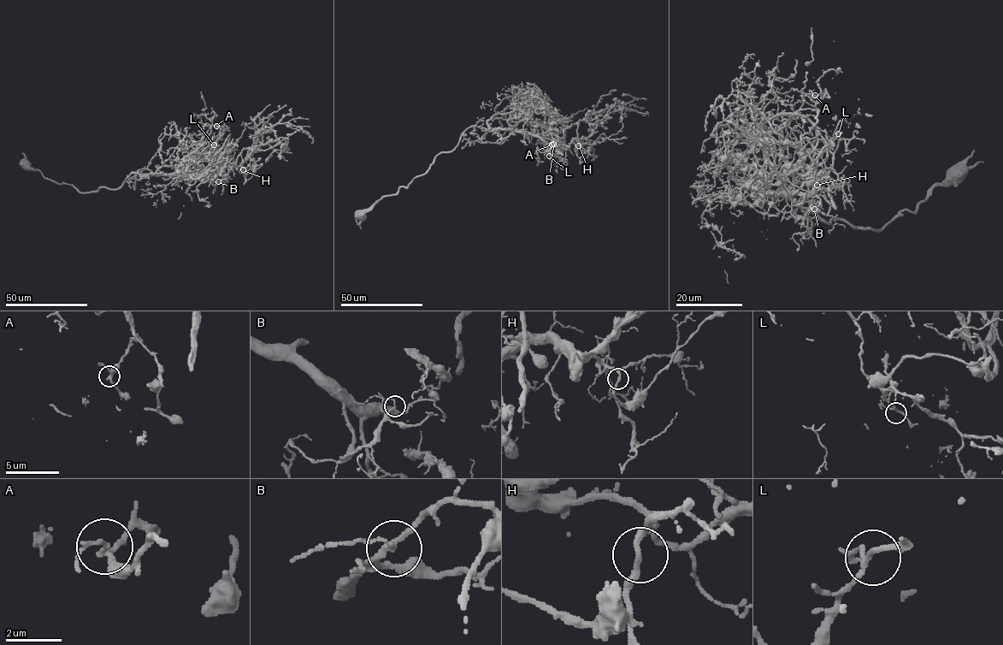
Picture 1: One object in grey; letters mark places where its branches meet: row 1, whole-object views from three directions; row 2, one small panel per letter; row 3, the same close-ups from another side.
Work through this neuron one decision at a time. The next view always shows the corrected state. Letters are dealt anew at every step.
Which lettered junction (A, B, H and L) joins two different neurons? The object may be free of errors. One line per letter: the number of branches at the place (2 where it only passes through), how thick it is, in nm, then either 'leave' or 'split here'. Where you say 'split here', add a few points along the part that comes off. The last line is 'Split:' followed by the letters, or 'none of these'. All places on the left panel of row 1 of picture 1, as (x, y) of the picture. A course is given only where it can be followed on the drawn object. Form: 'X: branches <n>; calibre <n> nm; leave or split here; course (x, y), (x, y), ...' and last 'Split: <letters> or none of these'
A: branches 3; calibre 180 nm; split here; course (216, 126), (223, 162), (194, 162), (191, 134), (170, 161), (176, 170), (200, 180), (219, 174), (227, 142)
B: branches 3; calibre 170 nm; leave
H: branches 3; calibre 190 nm; leave
L: branches 3; calibre 140 nm; leave
Split: A

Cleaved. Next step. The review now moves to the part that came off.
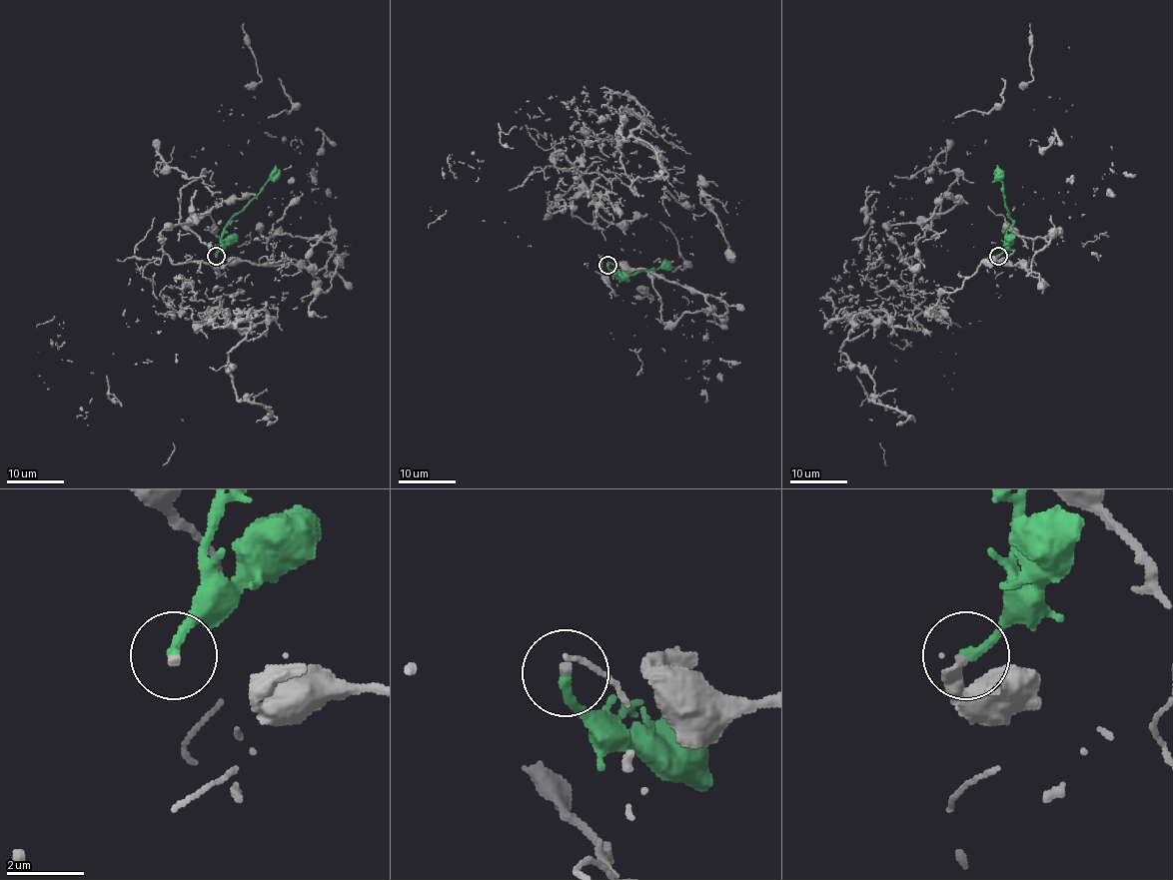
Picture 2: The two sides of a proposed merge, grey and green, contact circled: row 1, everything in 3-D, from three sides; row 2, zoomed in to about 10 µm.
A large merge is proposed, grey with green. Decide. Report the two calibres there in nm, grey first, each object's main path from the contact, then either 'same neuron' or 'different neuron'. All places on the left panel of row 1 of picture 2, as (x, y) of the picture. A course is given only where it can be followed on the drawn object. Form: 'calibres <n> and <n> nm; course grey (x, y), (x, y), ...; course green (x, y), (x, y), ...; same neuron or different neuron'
calibres 150 and 260 nm; course grey (216, 256), (202, 173), (136, 265), (156, 298), (241, 329), (307, 312), (336, 197); course green (216, 256), (221, 249), (222, 232), (258, 194), (275, 165); same neuron

